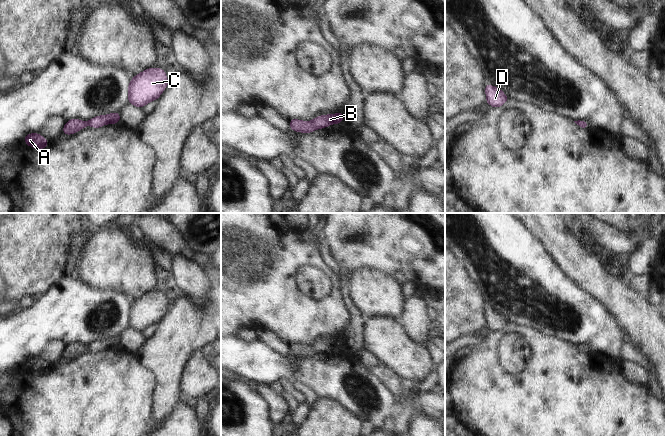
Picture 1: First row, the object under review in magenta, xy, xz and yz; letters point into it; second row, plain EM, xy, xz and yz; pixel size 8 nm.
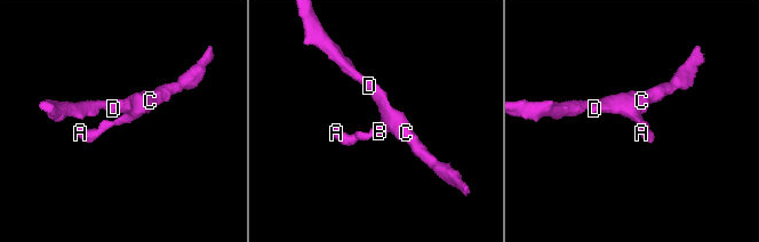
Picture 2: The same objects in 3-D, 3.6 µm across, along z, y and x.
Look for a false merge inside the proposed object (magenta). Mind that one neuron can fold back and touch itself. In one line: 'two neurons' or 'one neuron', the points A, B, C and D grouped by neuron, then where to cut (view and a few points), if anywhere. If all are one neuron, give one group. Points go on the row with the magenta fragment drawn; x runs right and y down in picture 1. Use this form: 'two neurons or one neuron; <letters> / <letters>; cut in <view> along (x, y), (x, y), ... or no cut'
one neuron; A B C D; no cut

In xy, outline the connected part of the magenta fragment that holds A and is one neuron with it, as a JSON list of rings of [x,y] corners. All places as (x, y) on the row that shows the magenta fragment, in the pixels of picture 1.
[[[29,133],[25,136],[24,142],[27,146],[42,150],[47,148],[48,139],[42,137],[39,133]]]

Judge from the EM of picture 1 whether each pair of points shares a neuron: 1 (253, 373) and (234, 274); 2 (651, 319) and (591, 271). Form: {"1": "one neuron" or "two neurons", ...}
{"1": "two neurons", "2": "one neuron"}

